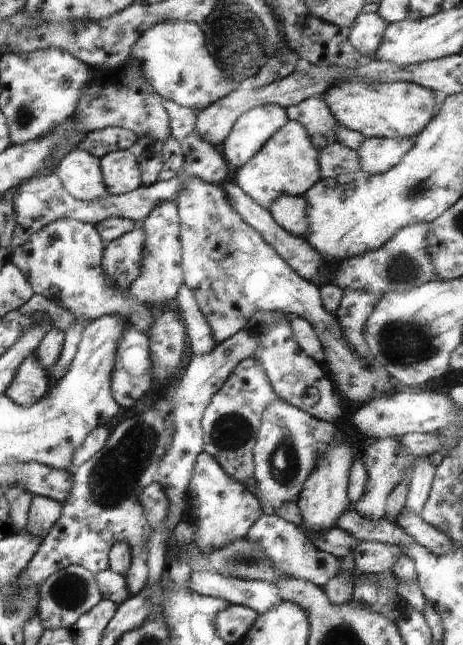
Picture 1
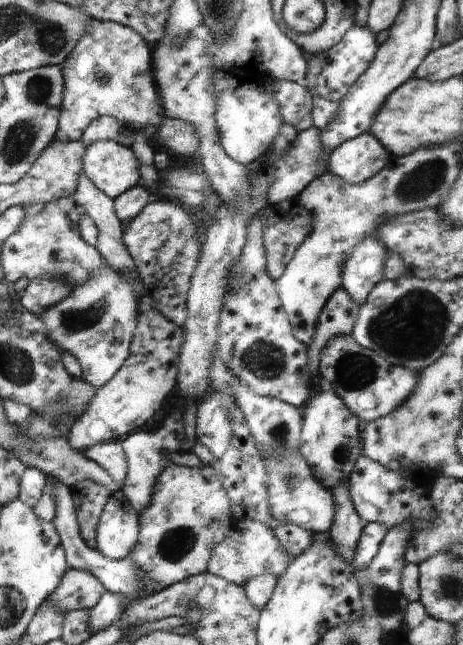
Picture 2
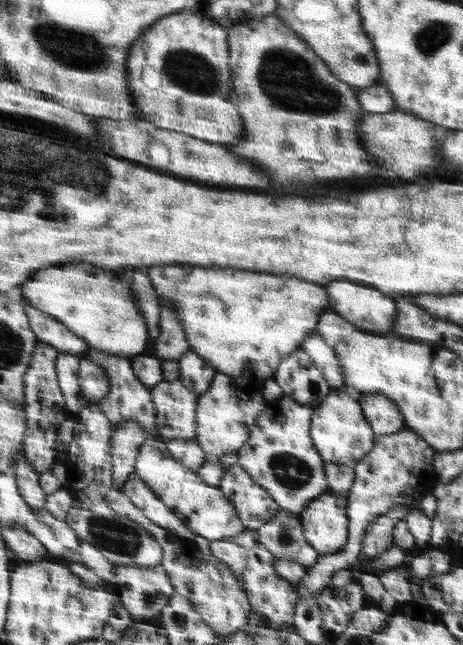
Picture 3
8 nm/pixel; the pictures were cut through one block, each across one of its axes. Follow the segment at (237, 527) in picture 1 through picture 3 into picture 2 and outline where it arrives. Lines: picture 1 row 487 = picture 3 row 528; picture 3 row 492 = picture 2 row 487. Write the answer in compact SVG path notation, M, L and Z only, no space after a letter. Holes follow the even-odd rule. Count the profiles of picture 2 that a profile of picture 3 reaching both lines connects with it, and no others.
M170 464L159 474L152 498L150 506L144 509L140 516L140 540L130 554L145 572L145 594L161 591L181 580L205 573L215 545L222 543L227 533L232 531L234 526L238 526L238 520L233 515L233 500L224 488L222 476L216 468Z

